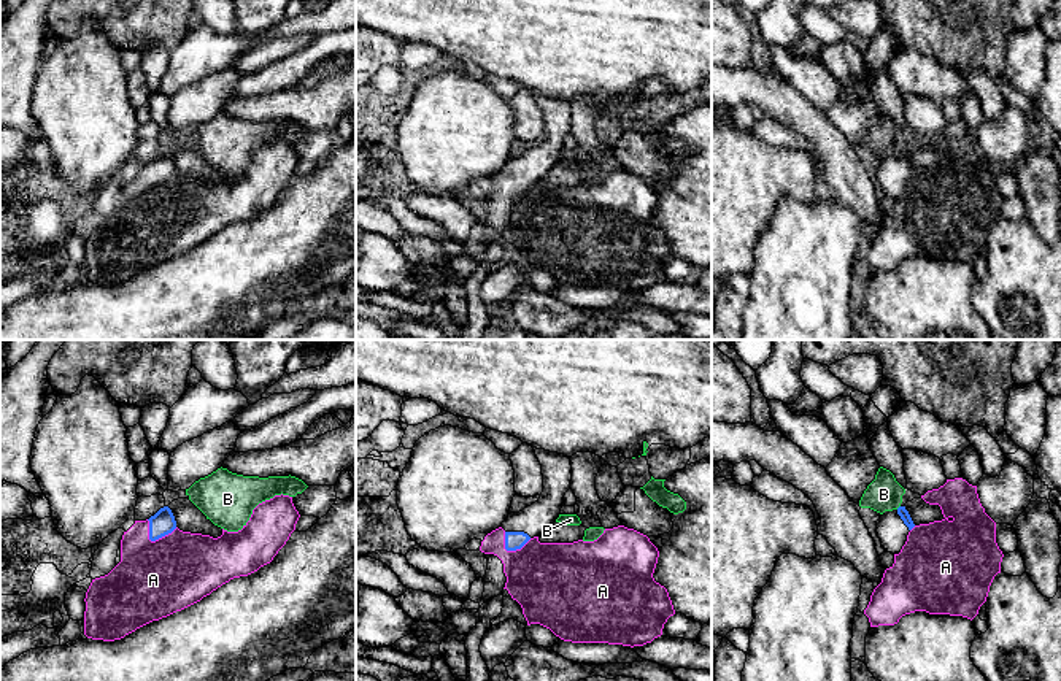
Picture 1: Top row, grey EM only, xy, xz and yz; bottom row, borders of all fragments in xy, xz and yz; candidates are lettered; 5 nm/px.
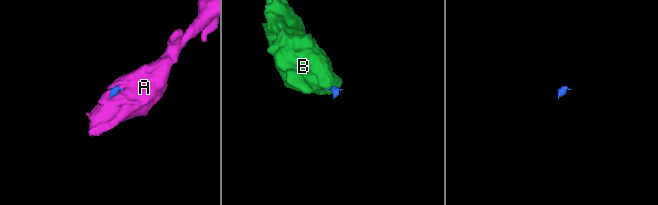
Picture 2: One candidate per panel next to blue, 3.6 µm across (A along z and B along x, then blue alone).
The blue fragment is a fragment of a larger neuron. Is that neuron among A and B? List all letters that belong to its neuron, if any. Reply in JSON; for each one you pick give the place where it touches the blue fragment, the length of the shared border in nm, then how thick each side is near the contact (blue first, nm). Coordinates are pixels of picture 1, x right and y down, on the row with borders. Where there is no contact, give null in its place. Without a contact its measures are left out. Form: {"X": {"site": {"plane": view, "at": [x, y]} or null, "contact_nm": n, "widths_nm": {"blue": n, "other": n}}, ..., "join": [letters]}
{"join": []}

